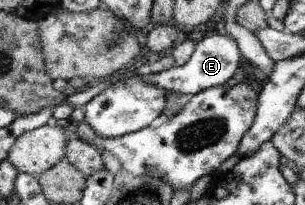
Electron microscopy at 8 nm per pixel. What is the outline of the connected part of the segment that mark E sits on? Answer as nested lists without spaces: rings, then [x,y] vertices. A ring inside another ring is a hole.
[[[214,35],[204,37],[195,43],[195,49],[190,58],[182,66],[174,66],[167,71],[158,74],[148,74],[140,76],[146,84],[164,89],[166,92],[174,94],[188,94],[194,96],[203,90],[214,87],[226,87],[238,68],[241,55],[236,43],[231,39],[231,35]]]

